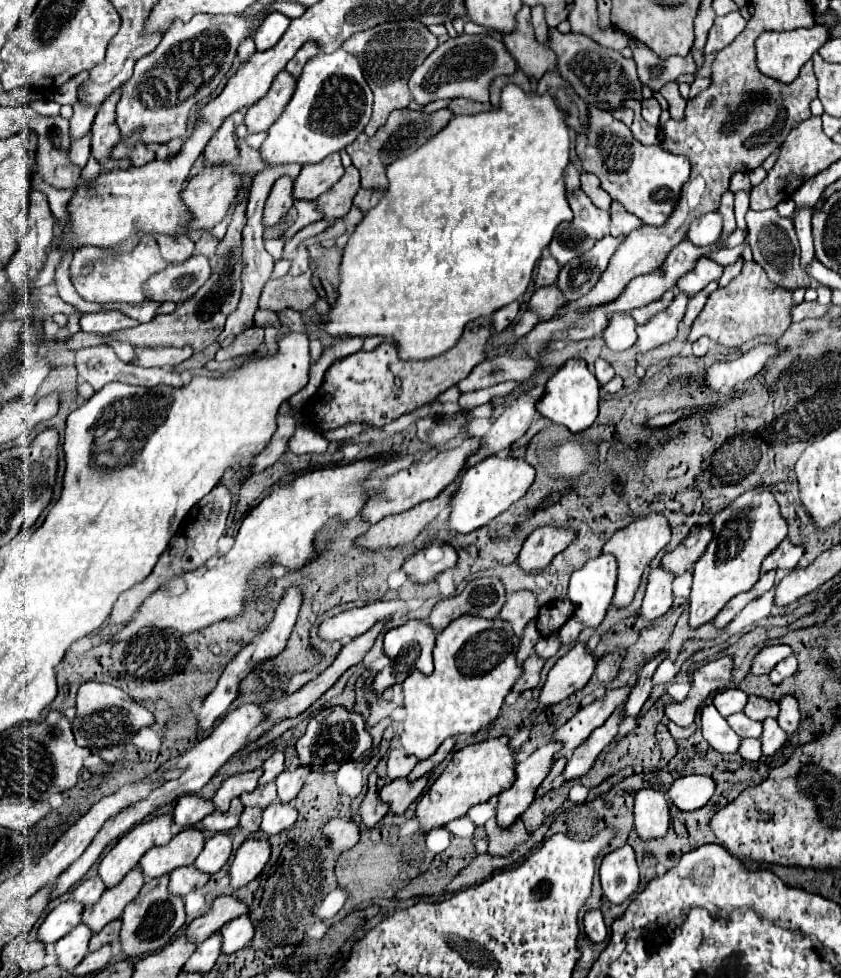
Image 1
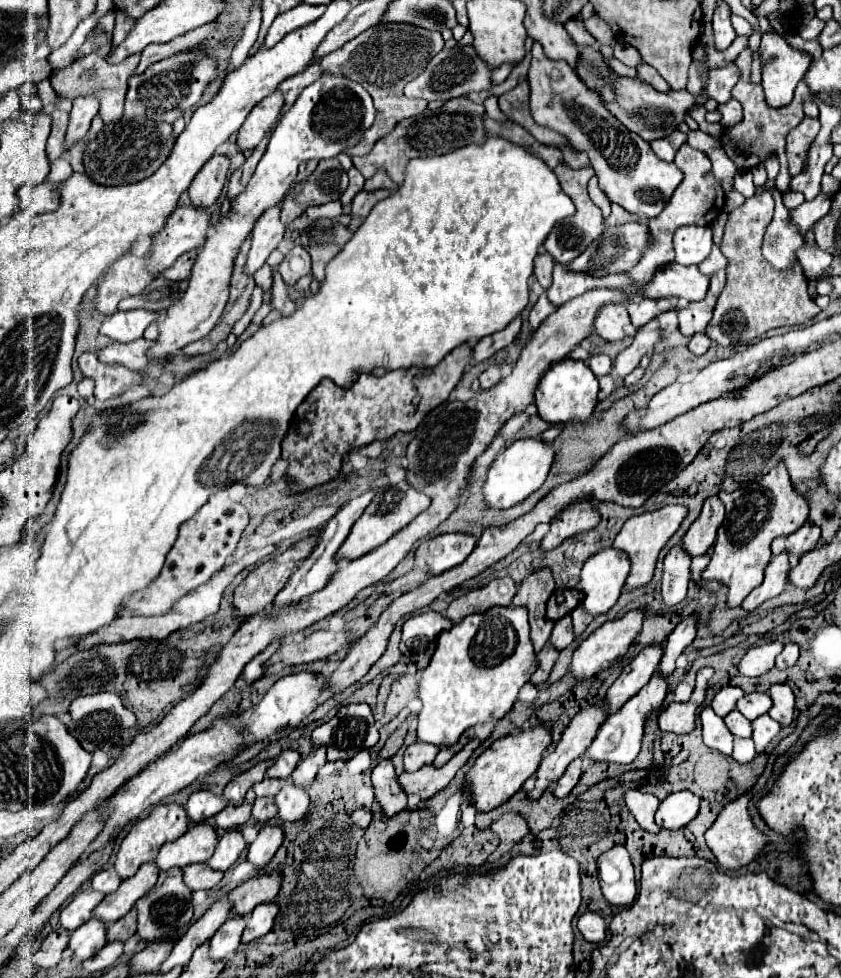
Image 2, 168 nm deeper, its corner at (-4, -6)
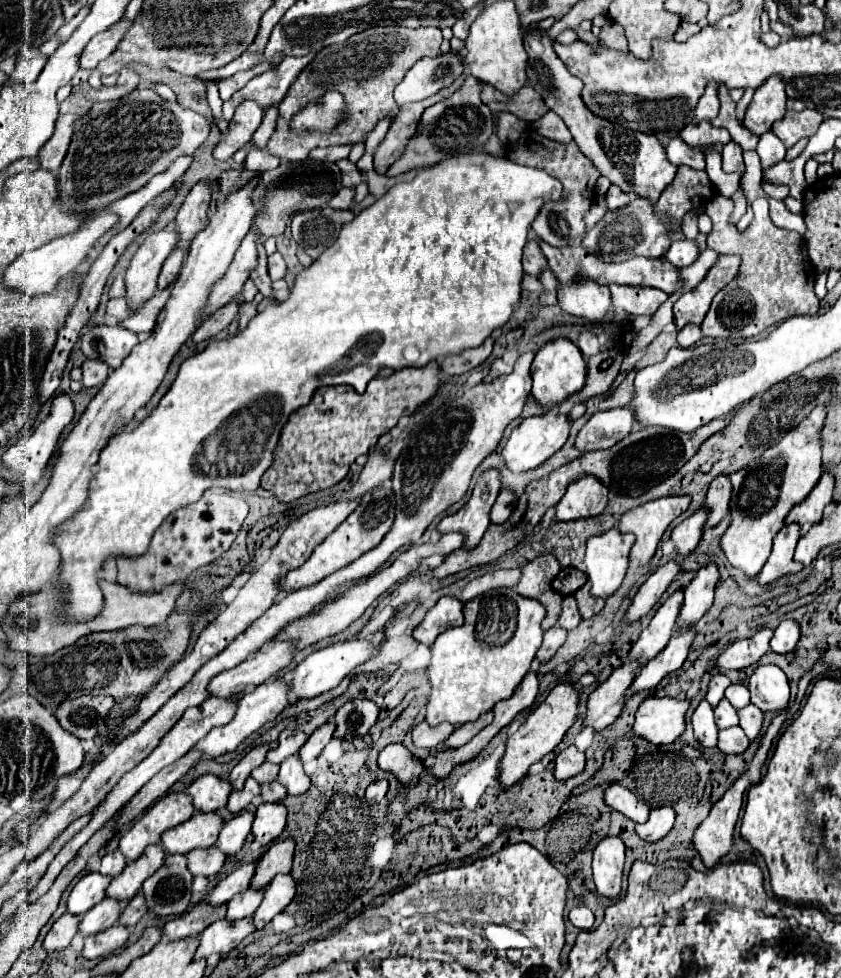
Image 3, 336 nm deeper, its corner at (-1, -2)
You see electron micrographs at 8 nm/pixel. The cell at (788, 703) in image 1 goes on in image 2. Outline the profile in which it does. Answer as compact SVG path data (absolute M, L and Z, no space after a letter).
M773 684L767 692L773 700L769 716L779 724L791 724L795 718L795 696L787 684Z

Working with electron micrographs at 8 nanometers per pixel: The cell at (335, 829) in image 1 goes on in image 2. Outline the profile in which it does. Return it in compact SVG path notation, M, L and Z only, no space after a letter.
M359 808L359 810L353 812L351 822L353 822L355 826L359 826L359 828L367 828L369 822L371 822L371 818L373 818L373 812L371 812L369 808Z

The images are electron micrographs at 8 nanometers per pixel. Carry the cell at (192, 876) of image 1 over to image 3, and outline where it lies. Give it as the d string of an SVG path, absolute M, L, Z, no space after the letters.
M216 846L206 848L206 850L192 850L192 852L186 854L186 858L188 858L190 874L192 876L202 874L206 878L218 874L222 864L224 864L224 860L226 860L226 856Z

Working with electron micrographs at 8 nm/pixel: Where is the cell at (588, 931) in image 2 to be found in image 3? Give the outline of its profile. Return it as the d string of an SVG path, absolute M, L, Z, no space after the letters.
M580 906L580 908L570 910L568 918L570 918L570 922L572 922L576 928L580 928L580 930L590 930L590 928L594 926L594 914L592 914L592 910L586 908L586 906Z

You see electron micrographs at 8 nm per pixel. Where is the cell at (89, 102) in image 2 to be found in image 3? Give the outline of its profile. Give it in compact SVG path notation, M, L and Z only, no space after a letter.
M76 114L58 116L54 136L46 142L46 146L42 146L42 150L38 154L42 168L46 168L46 170L58 170L60 168L64 154L68 152L68 146L72 140L72 130L74 130L76 118L78 118Z

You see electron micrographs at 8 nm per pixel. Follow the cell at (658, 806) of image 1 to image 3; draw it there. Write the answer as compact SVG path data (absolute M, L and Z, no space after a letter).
M610 784L606 794L604 794L604 800L610 808L622 812L626 818L642 824L648 820L648 814L650 814L650 808L640 802L628 788L620 786L620 784Z

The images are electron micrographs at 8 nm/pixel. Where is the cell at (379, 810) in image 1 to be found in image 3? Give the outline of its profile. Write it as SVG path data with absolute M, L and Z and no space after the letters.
M402 744L386 746L378 756L378 768L386 774L396 776L396 780L406 788L412 788L418 784L418 778L422 772L420 764L422 762L410 756L410 752Z

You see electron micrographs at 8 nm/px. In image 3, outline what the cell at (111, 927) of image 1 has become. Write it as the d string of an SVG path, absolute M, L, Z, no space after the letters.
M138 892L138 894L126 904L124 912L120 914L120 922L118 922L118 924L122 924L122 926L136 926L138 920L140 920L146 912L148 912L148 910L146 910L146 904L144 904L144 894Z

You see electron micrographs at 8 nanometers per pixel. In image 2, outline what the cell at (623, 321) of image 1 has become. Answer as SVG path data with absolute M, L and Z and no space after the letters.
M609 302L595 316L595 332L609 342L623 340L631 328L631 320L627 308L623 304Z

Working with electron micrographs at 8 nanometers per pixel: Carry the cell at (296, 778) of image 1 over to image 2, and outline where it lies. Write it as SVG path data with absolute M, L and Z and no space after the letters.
M319 746L319 748L315 748L307 758L303 758L299 764L297 764L297 768L293 770L293 774L291 774L291 780L297 784L297 786L309 786L309 782L315 778L315 774L317 774L317 770L319 770L319 766L323 766L327 762L327 758L325 758L325 746Z

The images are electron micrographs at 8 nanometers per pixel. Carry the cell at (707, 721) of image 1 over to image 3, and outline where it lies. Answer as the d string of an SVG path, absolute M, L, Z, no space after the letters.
M702 700L698 704L698 708L694 710L692 726L694 726L694 736L702 746L706 746L706 748L716 746L716 742L718 742L718 726L716 726L716 720L714 720L714 710L706 700Z

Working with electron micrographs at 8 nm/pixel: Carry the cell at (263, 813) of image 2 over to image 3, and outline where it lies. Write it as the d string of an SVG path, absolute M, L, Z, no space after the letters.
M274 780L274 782L268 782L268 784L262 784L260 798L262 798L262 802L264 802L264 804L280 802L284 796L286 796L286 788L284 788L282 784L278 784L276 780Z

